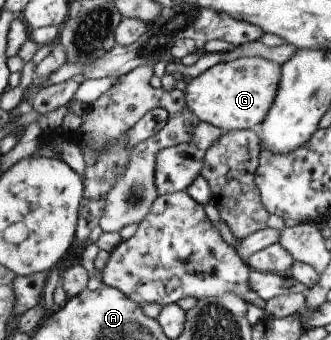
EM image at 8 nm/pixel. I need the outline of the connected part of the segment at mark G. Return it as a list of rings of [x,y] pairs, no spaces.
[[[251,56],[221,62],[195,78],[186,80],[184,102],[198,121],[207,122],[224,132],[249,130],[259,125],[277,93],[280,65],[268,59]]]

